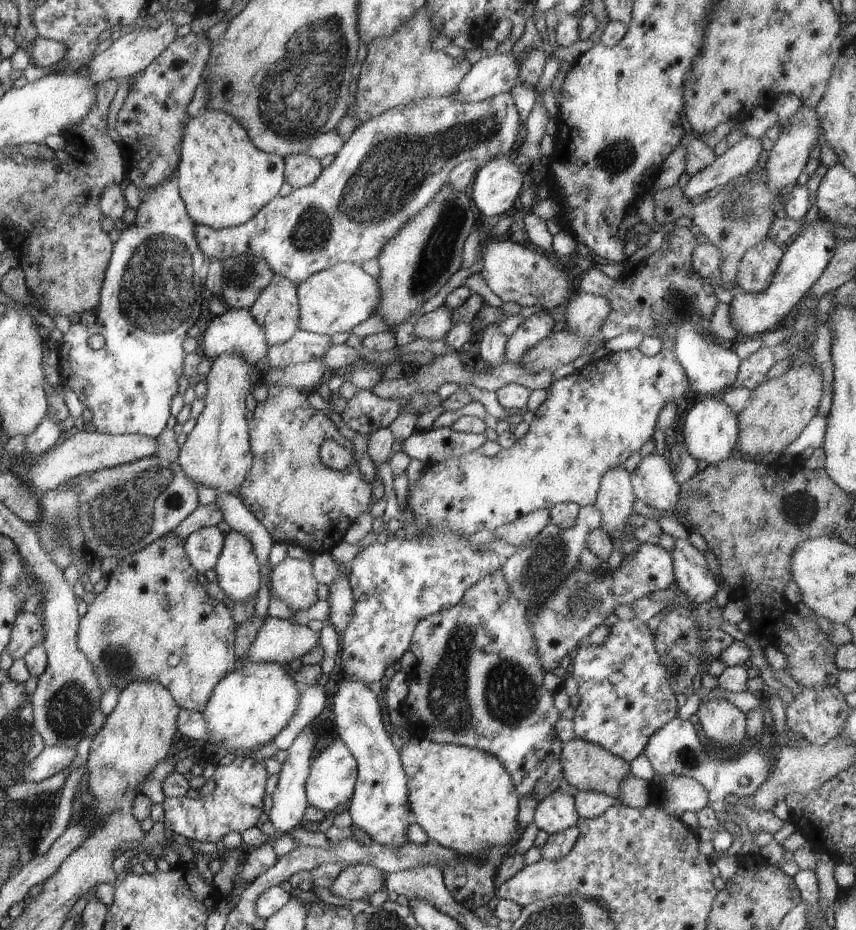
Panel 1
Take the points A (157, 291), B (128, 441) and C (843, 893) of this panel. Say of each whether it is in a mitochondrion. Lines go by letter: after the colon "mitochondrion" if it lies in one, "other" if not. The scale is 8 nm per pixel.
A: mitochondrion
B: other
C: other

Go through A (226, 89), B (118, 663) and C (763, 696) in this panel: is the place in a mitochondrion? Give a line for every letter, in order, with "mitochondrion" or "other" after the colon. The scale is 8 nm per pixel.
A: other
B: mitochondrion
C: other

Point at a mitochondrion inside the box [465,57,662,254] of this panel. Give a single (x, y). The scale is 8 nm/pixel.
(616, 157)

